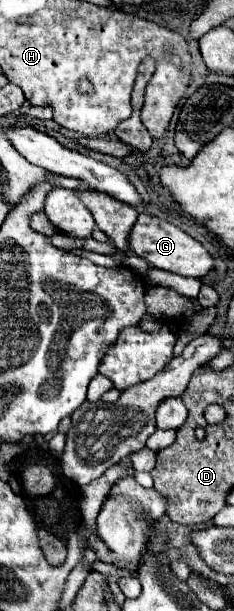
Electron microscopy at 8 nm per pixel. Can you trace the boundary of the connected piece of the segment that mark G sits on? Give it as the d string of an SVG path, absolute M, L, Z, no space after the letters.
M139 214L135 226L131 228L131 234L129 234L129 250L135 256L147 260L149 266L167 270L167 272L175 272L181 276L203 278L213 268L213 258L197 240L193 240L189 234L185 234L177 226L165 222L157 216L151 216L151 214Z

